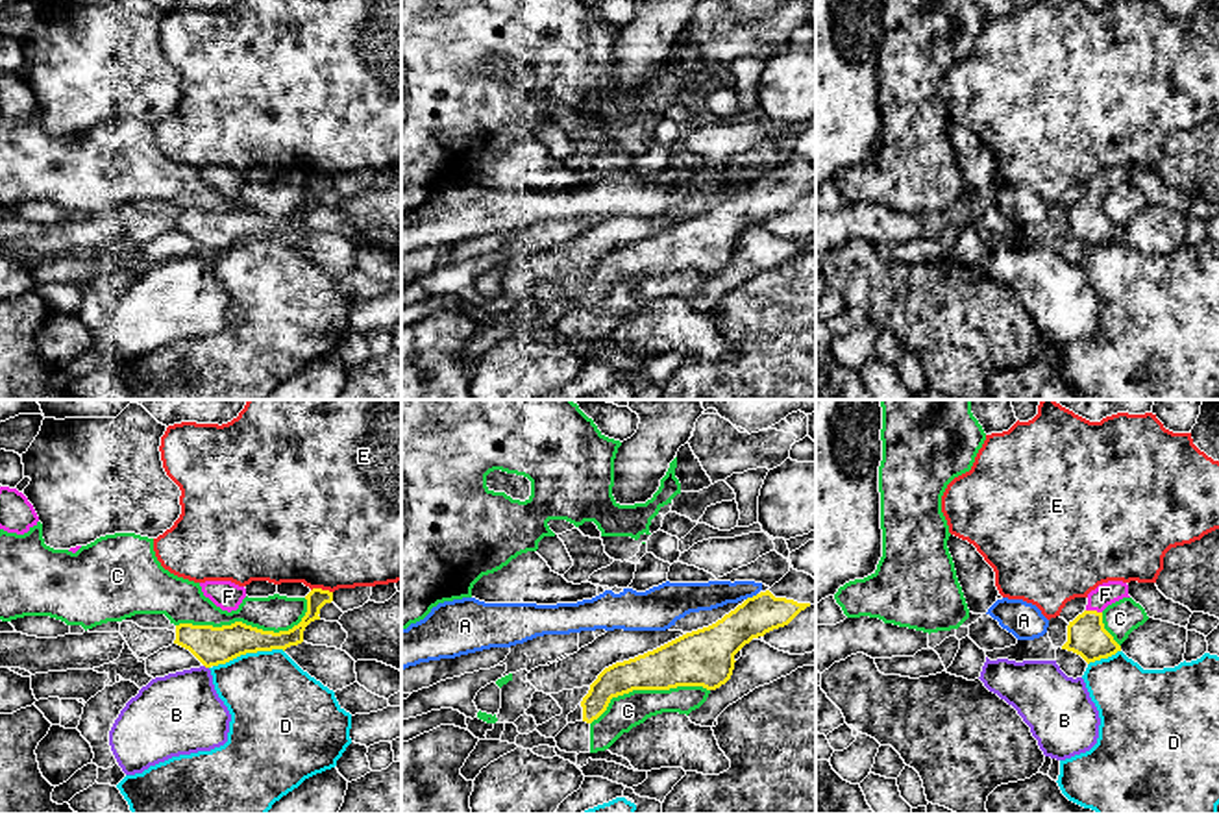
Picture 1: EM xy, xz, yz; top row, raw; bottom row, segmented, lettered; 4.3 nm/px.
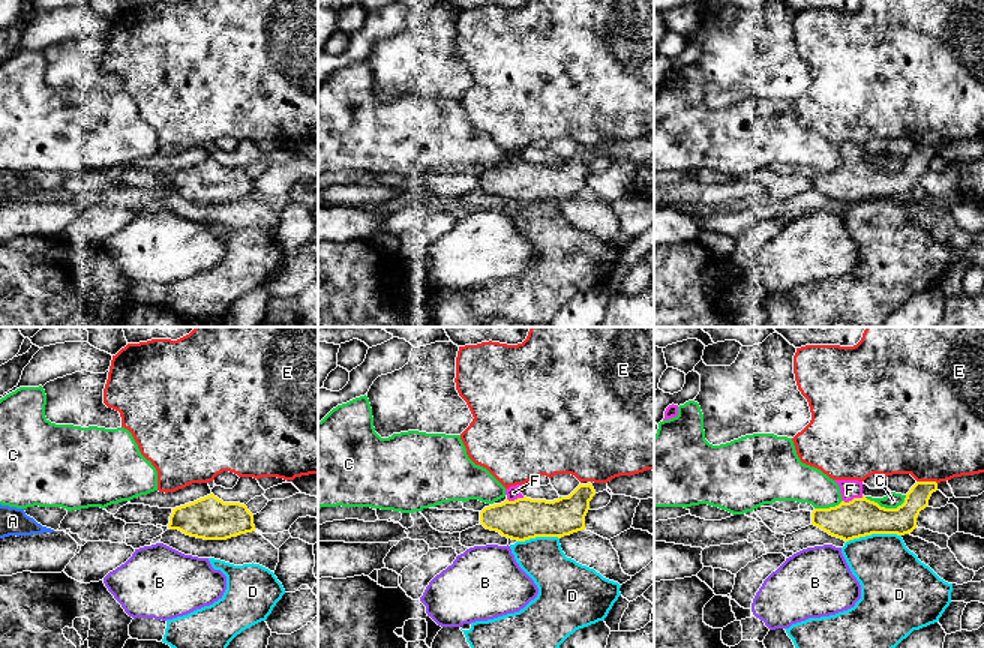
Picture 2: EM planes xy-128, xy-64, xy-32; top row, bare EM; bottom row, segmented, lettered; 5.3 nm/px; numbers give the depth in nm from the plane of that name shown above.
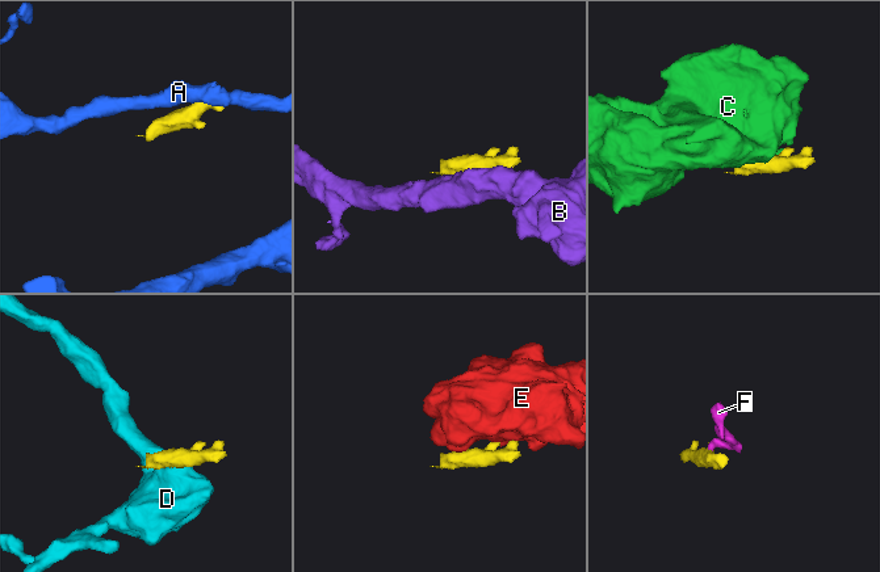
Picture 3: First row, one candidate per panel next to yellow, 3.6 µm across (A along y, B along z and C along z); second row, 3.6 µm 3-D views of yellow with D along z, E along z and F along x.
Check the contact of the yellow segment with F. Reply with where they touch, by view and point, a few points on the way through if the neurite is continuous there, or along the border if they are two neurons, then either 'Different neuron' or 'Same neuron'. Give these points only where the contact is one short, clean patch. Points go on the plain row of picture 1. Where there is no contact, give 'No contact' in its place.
Touches yellow at yz (1094, 197). Path across: yz (1086, 221), (1094, 197), (1105, 180). Same neuron

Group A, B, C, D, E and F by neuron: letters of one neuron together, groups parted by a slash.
A / B / C / D / E / F

